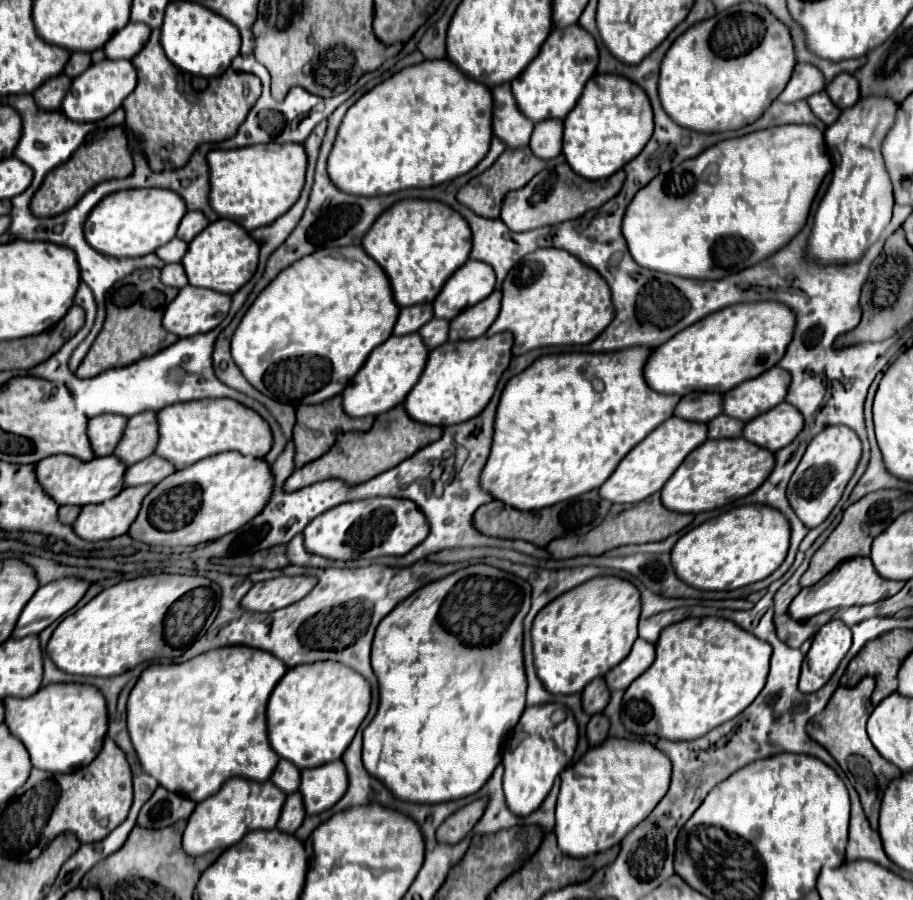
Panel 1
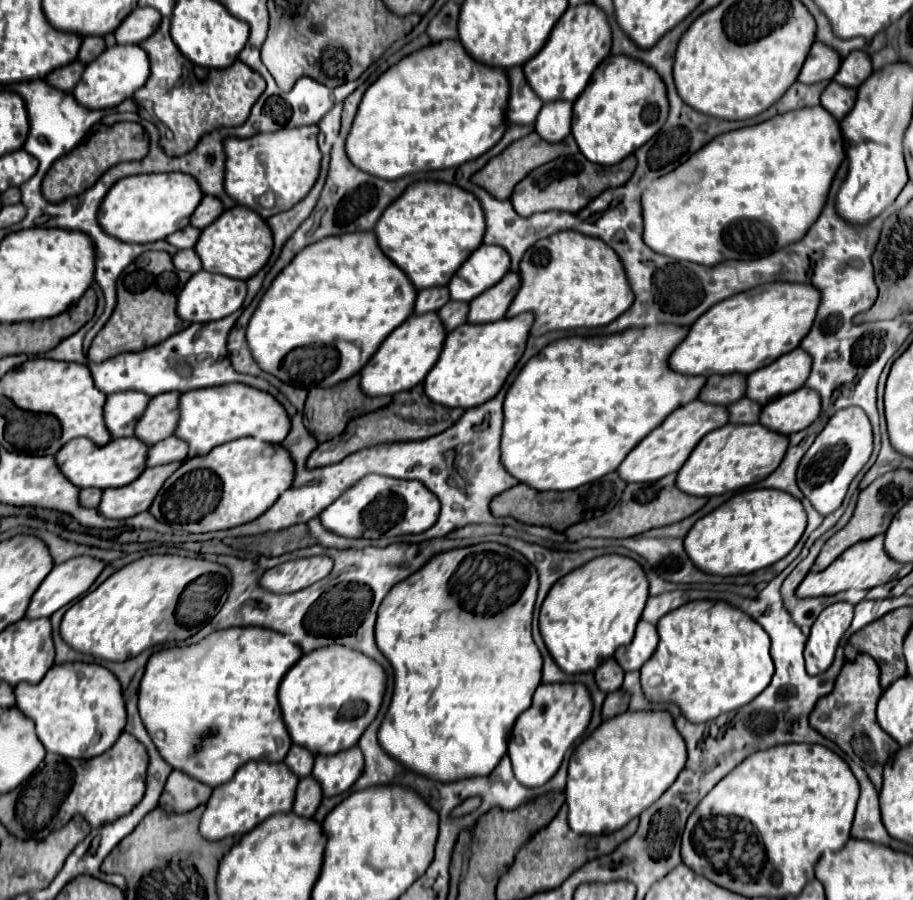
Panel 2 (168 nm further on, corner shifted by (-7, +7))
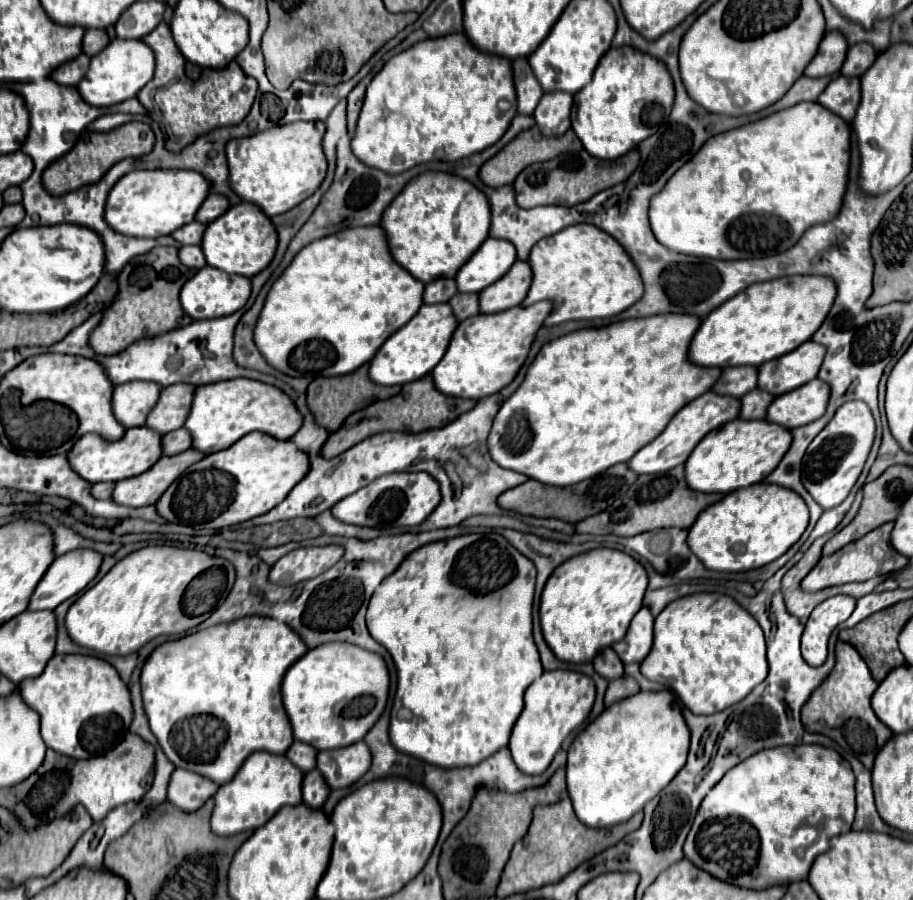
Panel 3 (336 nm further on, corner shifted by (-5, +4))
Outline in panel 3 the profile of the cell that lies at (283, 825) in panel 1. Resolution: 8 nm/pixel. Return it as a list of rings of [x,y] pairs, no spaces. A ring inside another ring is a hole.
[[[313,769],[313,771],[305,773],[305,779],[303,779],[303,803],[307,803],[313,809],[321,809],[325,799],[329,797],[329,793],[331,793],[331,789],[325,783],[321,771]]]

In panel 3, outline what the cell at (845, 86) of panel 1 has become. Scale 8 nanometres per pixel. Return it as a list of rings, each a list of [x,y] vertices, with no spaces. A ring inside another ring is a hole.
[[[869,43],[851,45],[841,73],[849,75],[849,77],[861,77],[873,65],[875,59],[877,59],[877,51],[873,51],[873,47],[869,47]]]

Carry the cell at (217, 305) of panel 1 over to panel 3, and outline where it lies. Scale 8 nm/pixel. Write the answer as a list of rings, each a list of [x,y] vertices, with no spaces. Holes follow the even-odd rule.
[[[205,265],[199,269],[181,289],[181,305],[185,313],[193,319],[211,319],[223,317],[239,311],[251,295],[251,279],[243,275],[229,275],[225,271],[217,271],[215,267]]]

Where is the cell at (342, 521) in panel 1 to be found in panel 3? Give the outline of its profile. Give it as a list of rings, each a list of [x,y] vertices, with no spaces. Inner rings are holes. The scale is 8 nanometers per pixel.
[[[389,473],[361,487],[353,495],[331,507],[331,513],[343,523],[365,527],[411,527],[423,523],[439,505],[439,483],[429,473]]]

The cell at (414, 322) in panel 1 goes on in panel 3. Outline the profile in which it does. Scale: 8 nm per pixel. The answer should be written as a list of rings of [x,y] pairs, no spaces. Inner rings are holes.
[[[435,279],[433,283],[427,283],[425,285],[423,303],[429,303],[429,305],[433,305],[433,303],[445,303],[455,293],[457,293],[455,279]]]

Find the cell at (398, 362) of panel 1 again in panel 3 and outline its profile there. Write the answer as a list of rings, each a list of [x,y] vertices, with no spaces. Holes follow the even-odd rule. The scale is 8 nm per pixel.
[[[447,303],[423,305],[405,327],[395,331],[383,343],[383,347],[377,351],[377,355],[371,361],[369,377],[379,385],[403,385],[421,379],[423,375],[431,373],[433,367],[443,359],[457,325],[459,325],[457,317],[453,315],[453,309]]]

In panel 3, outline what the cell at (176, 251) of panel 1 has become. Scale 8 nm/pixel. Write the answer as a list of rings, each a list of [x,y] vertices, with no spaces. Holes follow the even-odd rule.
[[[191,221],[191,223],[187,223],[185,227],[173,231],[171,235],[173,235],[175,241],[181,243],[181,245],[199,245],[203,233],[205,233],[205,225],[197,223],[197,221]]]

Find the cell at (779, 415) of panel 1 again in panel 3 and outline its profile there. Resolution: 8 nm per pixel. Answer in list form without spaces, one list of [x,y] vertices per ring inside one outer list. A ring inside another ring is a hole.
[[[813,379],[803,387],[793,389],[791,393],[775,397],[775,401],[769,405],[767,419],[787,429],[811,423],[813,419],[819,419],[825,413],[829,393],[831,391],[825,381]]]

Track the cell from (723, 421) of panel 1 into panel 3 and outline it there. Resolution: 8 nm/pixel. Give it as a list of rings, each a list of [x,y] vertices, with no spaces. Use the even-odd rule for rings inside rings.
[[[753,389],[741,397],[741,419],[765,419],[767,407],[771,405],[773,395],[761,389]]]

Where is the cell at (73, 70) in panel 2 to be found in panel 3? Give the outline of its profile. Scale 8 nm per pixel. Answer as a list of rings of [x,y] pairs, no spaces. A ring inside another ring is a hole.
[[[81,53],[77,59],[71,59],[69,63],[57,67],[57,71],[53,71],[51,77],[59,85],[77,85],[83,79],[87,69],[89,69],[89,57]]]

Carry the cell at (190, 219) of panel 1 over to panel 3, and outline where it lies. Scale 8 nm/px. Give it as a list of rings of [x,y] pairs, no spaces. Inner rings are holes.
[[[211,193],[211,195],[203,201],[203,205],[199,207],[195,219],[197,219],[199,223],[207,225],[207,223],[211,223],[213,219],[217,219],[219,215],[223,215],[227,209],[229,209],[229,199],[227,199],[225,195]]]

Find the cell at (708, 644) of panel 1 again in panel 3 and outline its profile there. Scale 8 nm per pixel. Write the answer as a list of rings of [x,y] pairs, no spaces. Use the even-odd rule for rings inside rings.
[[[693,593],[671,601],[655,619],[655,641],[649,655],[641,661],[641,673],[672,689],[683,705],[695,715],[711,715],[745,699],[755,685],[767,677],[765,637],[757,621],[729,595]]]

